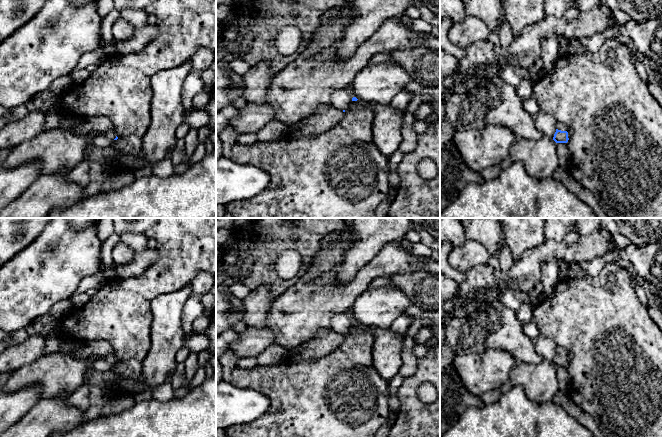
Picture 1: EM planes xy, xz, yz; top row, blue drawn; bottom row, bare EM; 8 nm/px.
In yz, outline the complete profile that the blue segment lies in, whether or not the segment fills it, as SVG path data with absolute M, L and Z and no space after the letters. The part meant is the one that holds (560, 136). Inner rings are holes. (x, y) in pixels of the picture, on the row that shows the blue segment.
M556 122L556 132L554 134L553 140L556 143L567 143L568 138L568 132L567 132L567 125L561 122Z

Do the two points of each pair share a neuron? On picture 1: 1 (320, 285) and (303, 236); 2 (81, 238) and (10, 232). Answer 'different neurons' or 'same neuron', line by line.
1: different neurons
2: different neurons

